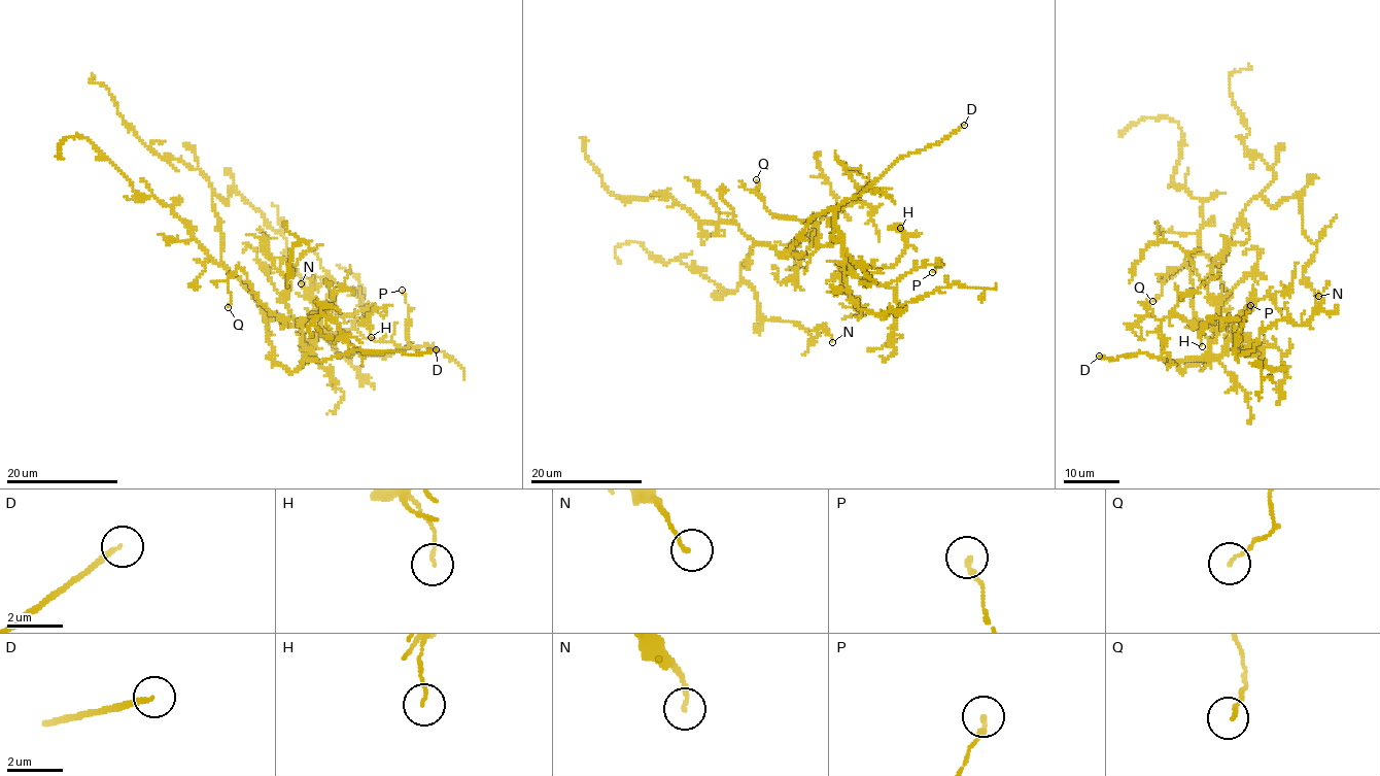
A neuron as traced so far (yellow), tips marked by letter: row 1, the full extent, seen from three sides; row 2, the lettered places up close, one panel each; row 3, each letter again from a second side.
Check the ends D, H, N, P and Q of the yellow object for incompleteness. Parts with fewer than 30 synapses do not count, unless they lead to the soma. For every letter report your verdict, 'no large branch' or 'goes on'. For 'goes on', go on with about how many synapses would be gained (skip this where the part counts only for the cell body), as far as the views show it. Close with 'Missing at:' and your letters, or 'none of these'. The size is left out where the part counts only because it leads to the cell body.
D: goes on
H: no large branch
N: no large branch
P: no large branch
Q: no large branch
Missing at: D

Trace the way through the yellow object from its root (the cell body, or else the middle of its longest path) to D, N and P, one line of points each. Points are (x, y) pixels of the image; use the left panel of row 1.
D: (267, 323), (272, 347), (270, 357), (289, 371), (307, 359), (330, 360), (359, 349), (416, 356), (436, 349)
N: (267, 323), (221, 262), (214, 195), (225, 203), (234, 192), (263, 214), (284, 237), (301, 283)
P: (267, 323), (270, 357), (289, 371), (311, 351), (318, 329), (356, 329), (406, 347), (410, 307), (402, 290)

